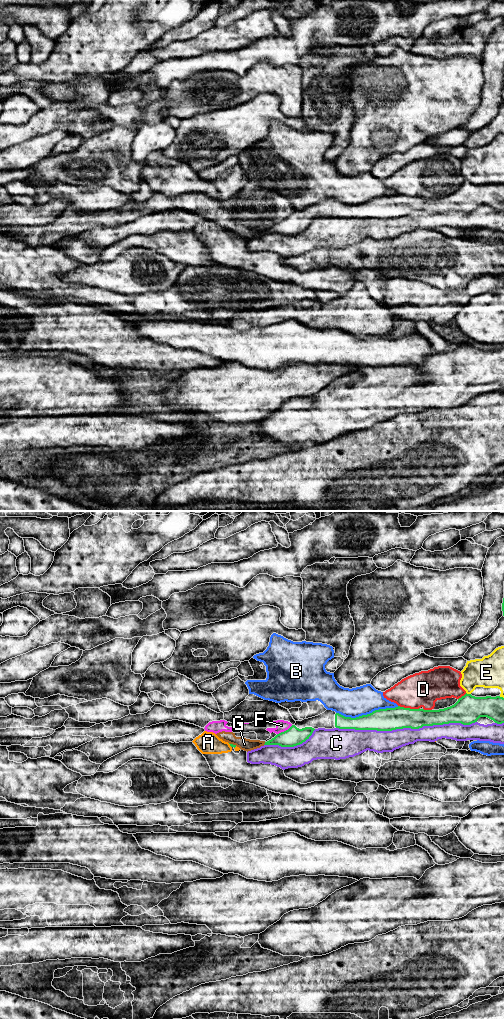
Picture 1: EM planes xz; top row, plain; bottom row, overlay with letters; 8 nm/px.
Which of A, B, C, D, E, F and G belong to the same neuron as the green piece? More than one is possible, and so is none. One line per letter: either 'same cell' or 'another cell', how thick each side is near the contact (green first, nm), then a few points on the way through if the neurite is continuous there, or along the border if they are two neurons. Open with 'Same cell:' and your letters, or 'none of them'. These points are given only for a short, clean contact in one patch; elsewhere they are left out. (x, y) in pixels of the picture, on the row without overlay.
Same cell: none of them
A: another cell | 20/180 nm | along xz (228, 231), (231, 235)
B: another cell | 180/240 nm
C: another cell | 180/180 nm
D: another cell | 180/280 nm
E: another cell | 220/260 nm
F: another cell | 150/90 nm
G: another cell | 150/100 nm | along xz (265, 230), (263, 232)

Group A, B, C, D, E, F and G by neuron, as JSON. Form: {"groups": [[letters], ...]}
{"groups": [["A"], ["B"], ["C"], ["D"], ["E"], ["F", "G"]]}

